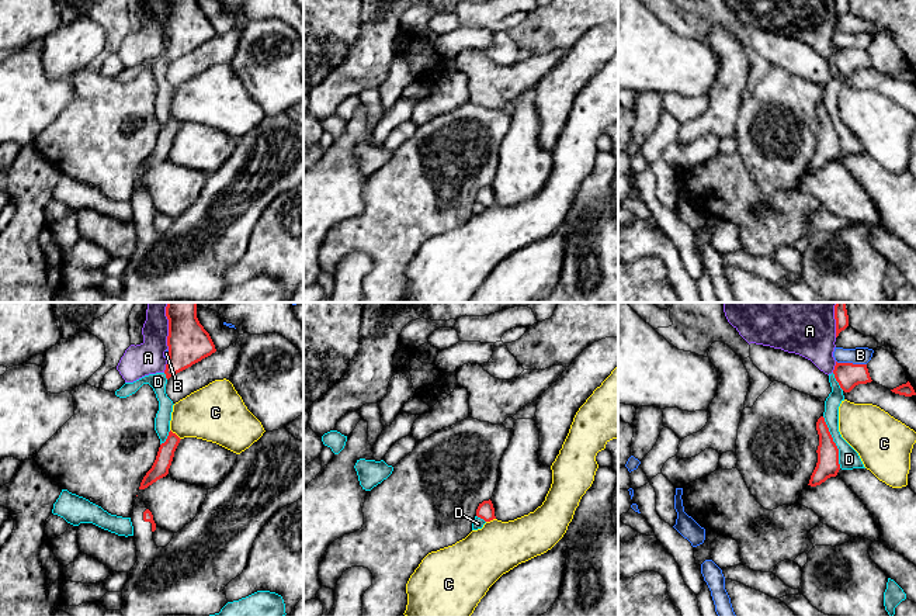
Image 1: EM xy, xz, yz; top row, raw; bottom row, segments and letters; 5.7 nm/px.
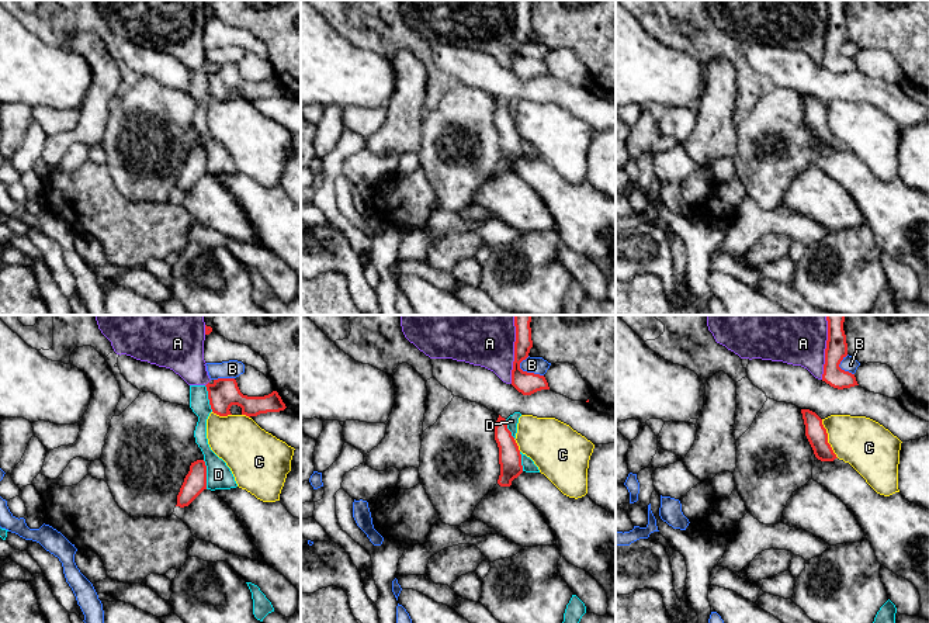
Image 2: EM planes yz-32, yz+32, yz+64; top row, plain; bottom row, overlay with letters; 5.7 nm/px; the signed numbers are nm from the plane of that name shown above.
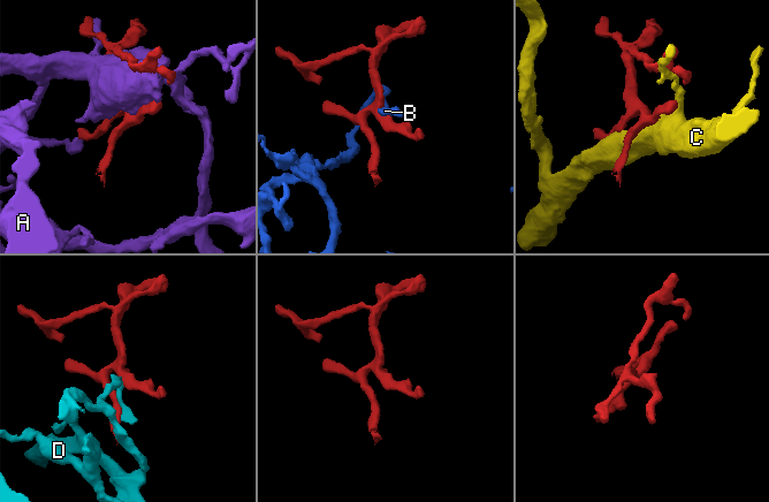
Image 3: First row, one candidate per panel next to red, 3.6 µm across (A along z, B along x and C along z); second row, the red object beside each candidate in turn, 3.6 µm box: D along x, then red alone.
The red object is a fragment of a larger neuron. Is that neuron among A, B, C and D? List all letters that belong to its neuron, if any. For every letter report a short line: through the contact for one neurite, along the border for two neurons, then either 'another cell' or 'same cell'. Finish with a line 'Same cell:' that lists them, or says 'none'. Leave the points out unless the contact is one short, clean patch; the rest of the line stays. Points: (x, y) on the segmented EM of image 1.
A: another cell
B: yz (836, 360), (866, 364) | another cell
C: another cell
D: another cell
Same cell: none

